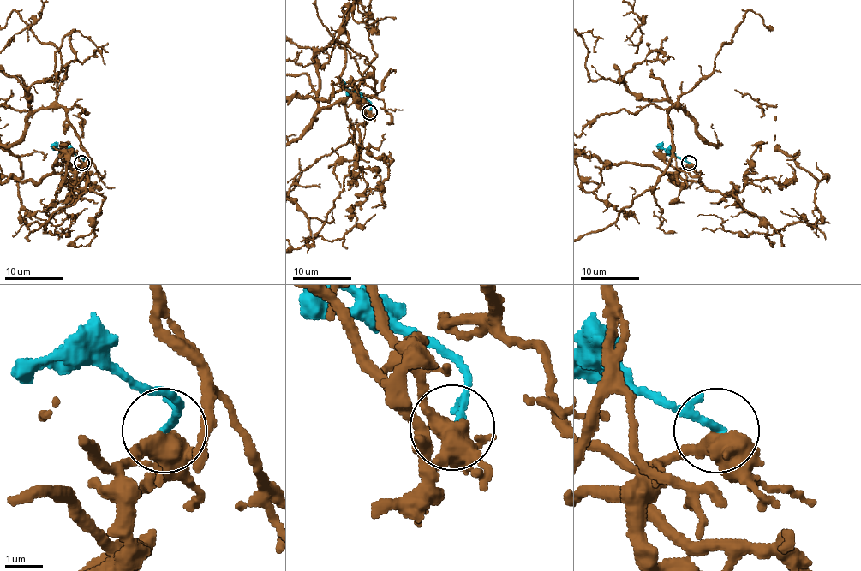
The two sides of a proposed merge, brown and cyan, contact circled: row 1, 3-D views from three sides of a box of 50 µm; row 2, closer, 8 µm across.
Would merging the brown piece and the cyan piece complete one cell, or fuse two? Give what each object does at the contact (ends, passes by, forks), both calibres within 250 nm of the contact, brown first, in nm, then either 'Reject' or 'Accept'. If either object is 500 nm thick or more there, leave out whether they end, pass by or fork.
At the ring brown forks. At the ring cyan passes by. Thickness 380 nm (brown) against 140 nm. Reject

